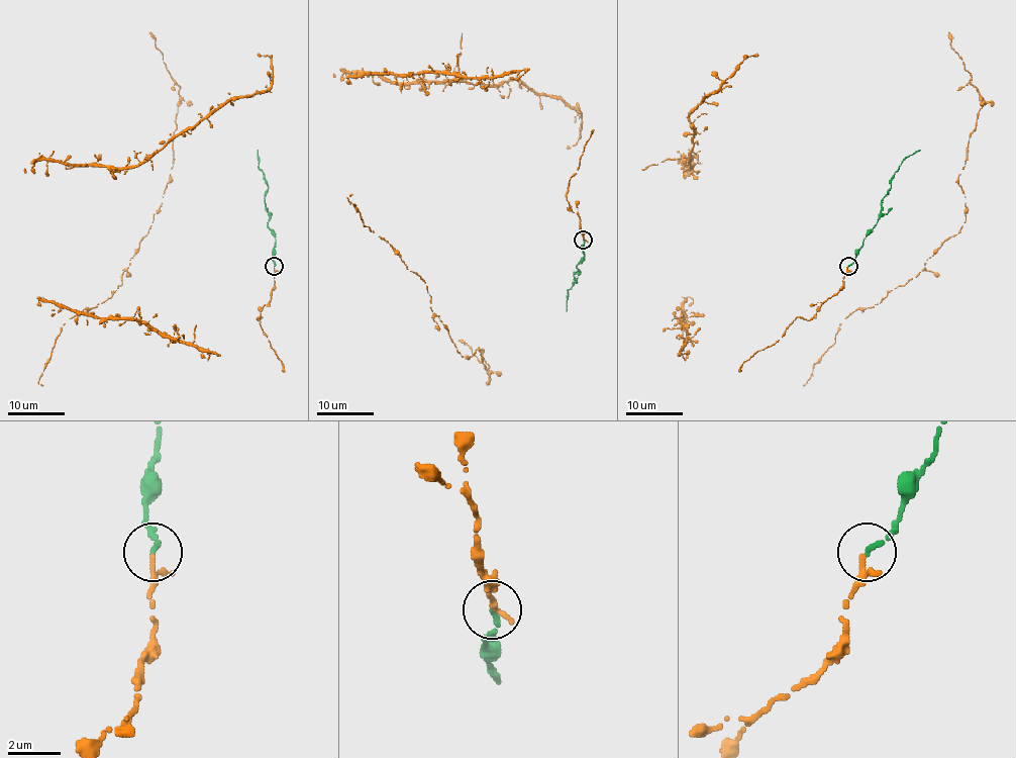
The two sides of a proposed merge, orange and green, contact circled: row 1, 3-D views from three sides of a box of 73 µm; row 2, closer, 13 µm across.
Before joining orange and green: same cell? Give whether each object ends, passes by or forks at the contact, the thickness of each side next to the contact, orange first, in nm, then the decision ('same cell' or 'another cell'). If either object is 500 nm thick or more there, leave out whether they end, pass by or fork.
orange passes by; green ends there; 170 nm thick on the orange side, 220 nm on the other; same cell

